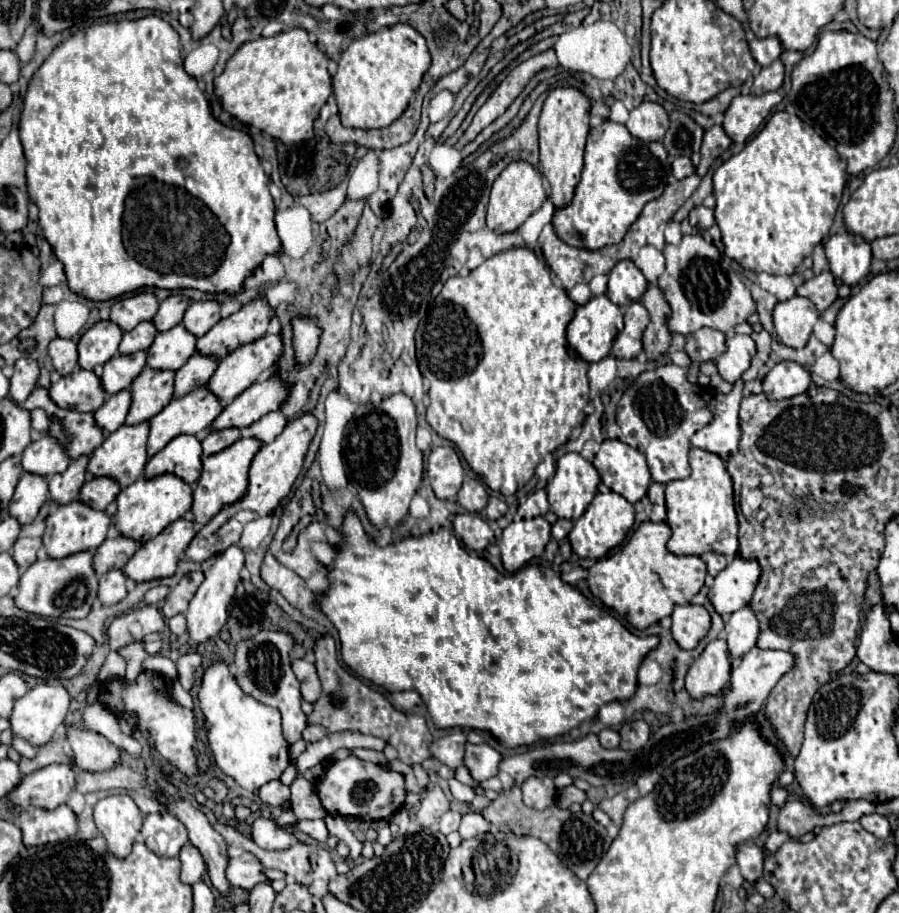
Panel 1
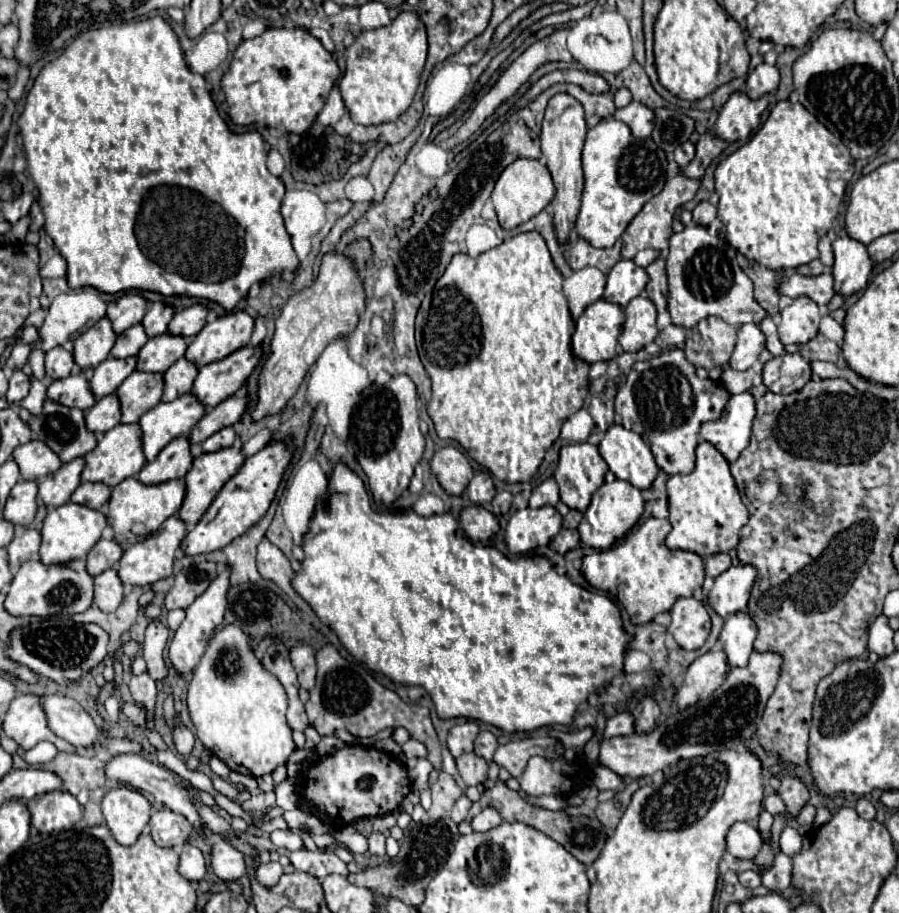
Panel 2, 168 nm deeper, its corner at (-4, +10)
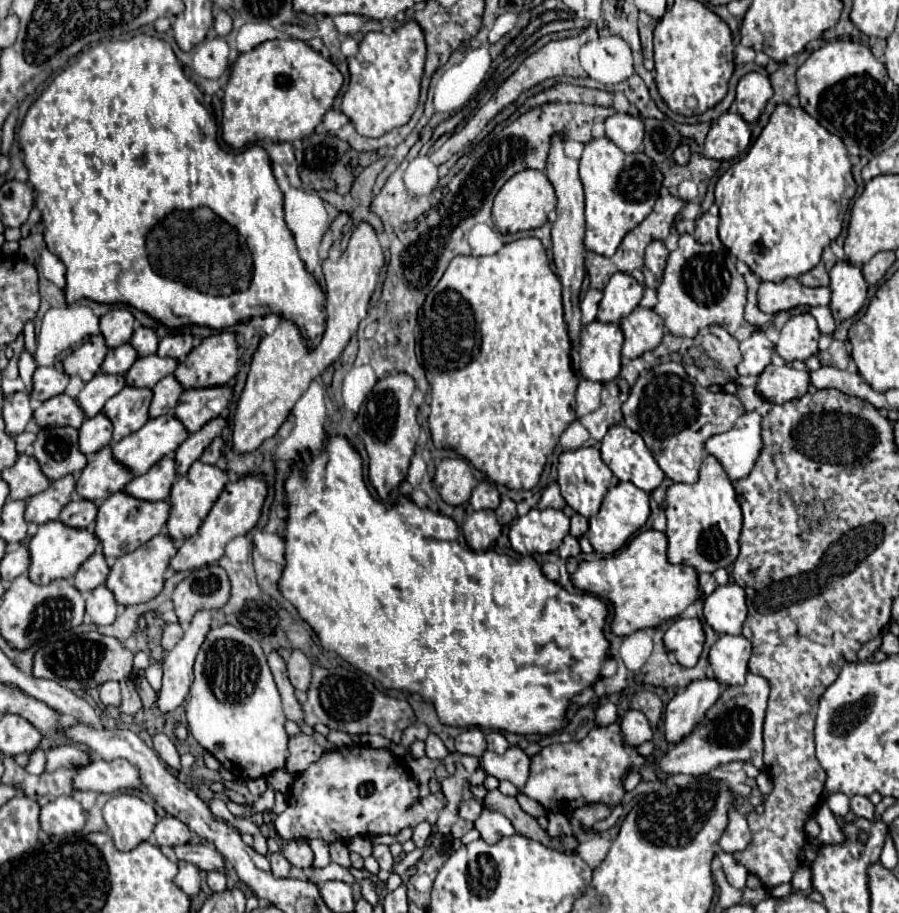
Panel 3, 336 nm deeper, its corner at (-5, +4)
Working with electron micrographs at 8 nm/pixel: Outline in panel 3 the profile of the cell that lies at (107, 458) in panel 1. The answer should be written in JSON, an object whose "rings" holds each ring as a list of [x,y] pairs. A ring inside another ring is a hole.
{"rings":[[[103,447],[87,457],[87,465],[77,479],[77,493],[81,499],[101,501],[121,491],[131,477],[133,475],[113,459],[111,447]]]}

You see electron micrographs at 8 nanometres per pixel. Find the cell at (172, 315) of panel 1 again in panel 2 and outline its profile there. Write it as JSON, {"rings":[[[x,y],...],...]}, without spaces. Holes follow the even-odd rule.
{"rings":[[[164,301],[150,303],[148,313],[144,315],[144,321],[142,321],[148,337],[156,337],[160,333],[166,333],[168,331],[168,323],[172,321],[172,317],[174,317],[174,307],[166,305]]]}

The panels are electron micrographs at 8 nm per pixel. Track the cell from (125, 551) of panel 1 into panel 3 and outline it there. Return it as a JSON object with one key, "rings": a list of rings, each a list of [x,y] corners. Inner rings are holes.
{"rings":[[[95,551],[77,571],[73,583],[75,587],[81,591],[81,593],[87,593],[87,591],[93,591],[95,587],[103,585],[105,579],[109,575],[109,567],[105,563],[105,557],[101,551]]]}

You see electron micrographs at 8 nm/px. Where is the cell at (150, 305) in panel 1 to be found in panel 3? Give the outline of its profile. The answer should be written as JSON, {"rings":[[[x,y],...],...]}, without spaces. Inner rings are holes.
{"rings":[[[111,309],[107,315],[99,319],[101,335],[105,337],[105,343],[109,349],[115,349],[123,343],[127,343],[133,335],[133,315],[127,309]]]}

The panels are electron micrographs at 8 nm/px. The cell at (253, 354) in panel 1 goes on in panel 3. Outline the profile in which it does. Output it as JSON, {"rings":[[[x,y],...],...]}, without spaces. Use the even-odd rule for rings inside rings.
{"rings":[[[229,385],[183,391],[175,407],[175,417],[183,423],[189,433],[195,433],[207,421],[219,417],[219,413],[229,405],[231,395],[233,389]]]}

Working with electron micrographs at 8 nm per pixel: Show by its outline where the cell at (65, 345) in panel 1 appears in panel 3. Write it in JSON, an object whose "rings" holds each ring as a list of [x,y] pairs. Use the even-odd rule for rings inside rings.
{"rings":[[[37,367],[33,375],[33,391],[31,399],[47,401],[55,395],[61,395],[69,383],[69,377],[55,367]]]}

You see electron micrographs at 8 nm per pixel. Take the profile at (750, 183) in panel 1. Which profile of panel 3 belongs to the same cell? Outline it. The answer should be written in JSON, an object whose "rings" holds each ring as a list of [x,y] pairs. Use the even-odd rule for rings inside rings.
{"rings":[[[777,105],[769,117],[769,123],[745,157],[737,161],[715,185],[721,215],[719,239],[761,281],[779,283],[785,277],[797,279],[813,269],[821,261],[823,249],[839,237],[845,219],[845,209],[841,203],[847,191],[847,181],[851,179],[851,161],[843,141],[821,127],[801,107]]]}

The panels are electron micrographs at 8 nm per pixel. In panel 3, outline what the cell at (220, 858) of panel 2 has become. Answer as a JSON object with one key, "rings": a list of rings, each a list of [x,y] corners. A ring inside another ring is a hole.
{"rings":[[[187,843],[181,847],[175,847],[175,855],[179,861],[187,861],[203,871],[213,871],[213,869],[225,871],[223,857],[213,843]]]}

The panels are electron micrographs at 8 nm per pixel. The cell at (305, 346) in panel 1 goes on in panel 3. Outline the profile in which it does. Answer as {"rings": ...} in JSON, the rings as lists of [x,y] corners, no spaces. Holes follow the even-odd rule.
{"rings":[[[359,223],[341,259],[337,263],[327,259],[323,263],[323,275],[327,281],[327,331],[319,347],[309,351],[301,339],[299,329],[285,319],[279,323],[273,335],[267,335],[259,343],[233,415],[233,449],[237,449],[237,453],[253,453],[265,439],[273,437],[287,419],[289,411],[295,407],[297,399],[307,391],[309,383],[319,377],[327,365],[339,359],[351,335],[357,331],[361,319],[367,317],[369,299],[375,291],[383,265],[385,255],[375,229],[369,223]]]}

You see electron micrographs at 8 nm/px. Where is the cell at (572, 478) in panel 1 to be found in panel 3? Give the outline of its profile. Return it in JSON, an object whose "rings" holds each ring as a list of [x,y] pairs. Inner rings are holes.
{"rings":[[[581,447],[575,451],[563,451],[559,455],[559,487],[561,487],[561,495],[565,497],[567,505],[571,509],[575,509],[577,513],[581,513],[583,517],[591,517],[591,513],[595,515],[599,511],[599,505],[611,485],[611,469],[603,463],[599,449],[595,447]]]}

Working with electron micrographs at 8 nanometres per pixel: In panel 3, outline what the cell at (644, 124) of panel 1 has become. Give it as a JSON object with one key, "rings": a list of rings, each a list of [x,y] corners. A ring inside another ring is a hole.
{"rings":[[[615,113],[613,117],[605,119],[605,137],[611,139],[625,153],[639,151],[643,133],[645,129],[639,115],[633,117],[633,115]]]}

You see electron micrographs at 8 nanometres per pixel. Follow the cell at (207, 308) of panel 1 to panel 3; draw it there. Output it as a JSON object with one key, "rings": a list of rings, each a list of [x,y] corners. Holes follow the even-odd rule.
{"rings":[[[169,335],[159,341],[157,355],[159,357],[173,357],[181,361],[189,351],[193,349],[193,337],[191,335]]]}

